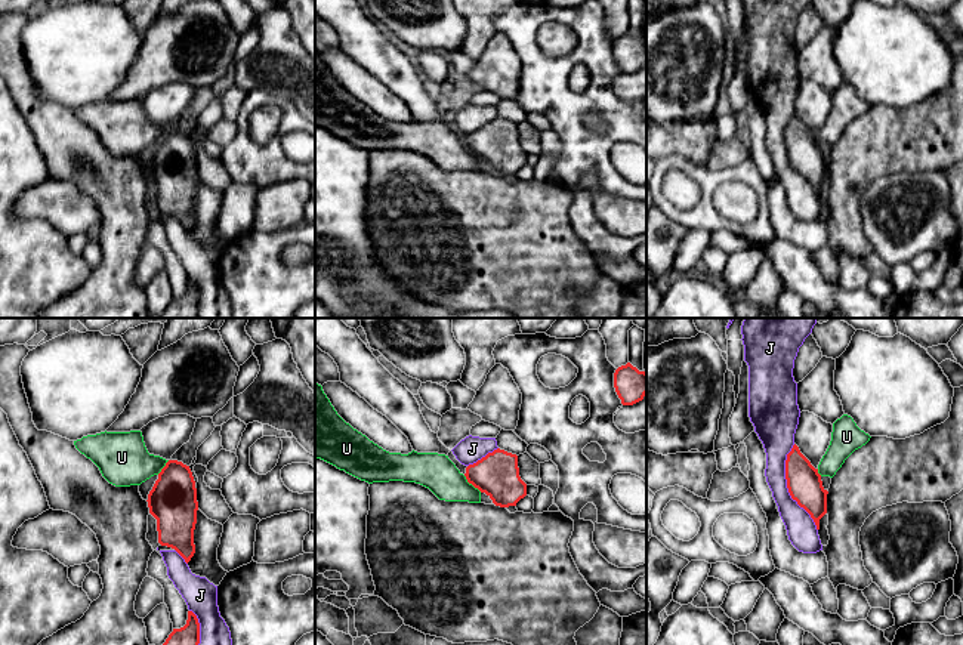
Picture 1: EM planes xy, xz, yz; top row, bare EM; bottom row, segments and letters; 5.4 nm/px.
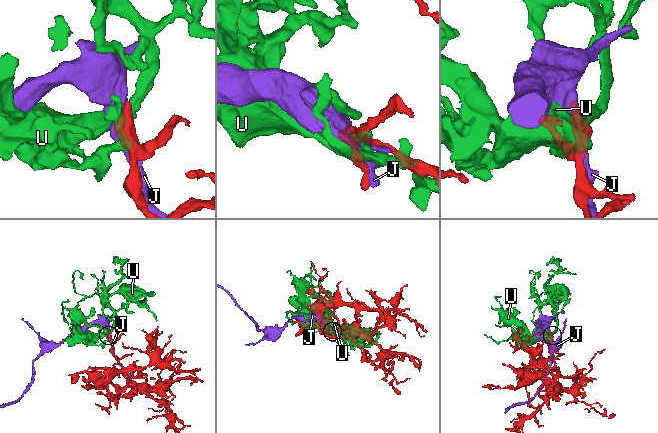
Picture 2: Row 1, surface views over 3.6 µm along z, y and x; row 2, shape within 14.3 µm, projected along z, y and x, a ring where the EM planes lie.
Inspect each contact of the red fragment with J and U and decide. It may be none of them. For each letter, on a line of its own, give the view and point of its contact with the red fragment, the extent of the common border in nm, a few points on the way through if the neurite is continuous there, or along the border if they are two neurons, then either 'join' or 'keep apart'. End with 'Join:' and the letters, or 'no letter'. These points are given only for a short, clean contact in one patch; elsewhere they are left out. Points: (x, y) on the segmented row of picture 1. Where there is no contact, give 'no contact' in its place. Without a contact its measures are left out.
J: yz (787, 487) | 480 nm | keep apart
U: xz (472, 484) | 140 nm | across xz (497, 475), (480, 477), (472, 484), (448, 484), (437, 472) | join
Join: U

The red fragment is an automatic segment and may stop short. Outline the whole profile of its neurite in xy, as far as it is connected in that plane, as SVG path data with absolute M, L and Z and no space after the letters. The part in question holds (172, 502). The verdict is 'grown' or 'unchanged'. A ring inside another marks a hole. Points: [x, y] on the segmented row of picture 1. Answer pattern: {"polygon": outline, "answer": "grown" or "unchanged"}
{"polygon": "M141 430L101 432L74 441L102 476L115 487L141 485L157 475L148 494L157 519L158 543L175 549L188 564L195 553L197 488L189 466L149 454Z", "answer": "grown"}

